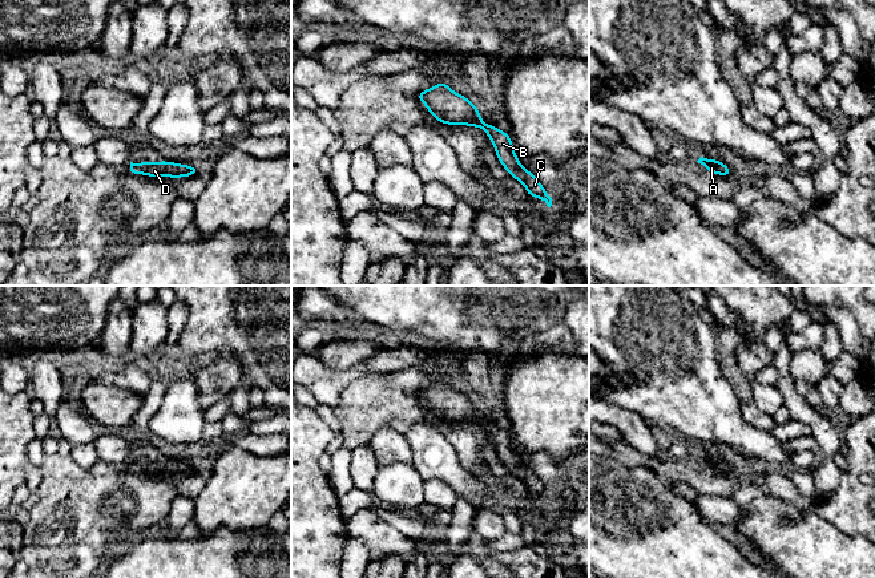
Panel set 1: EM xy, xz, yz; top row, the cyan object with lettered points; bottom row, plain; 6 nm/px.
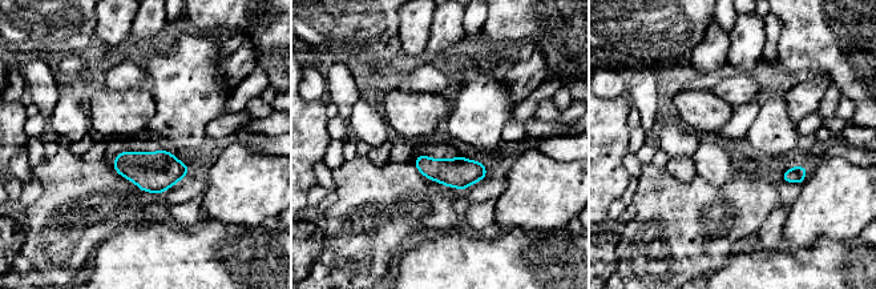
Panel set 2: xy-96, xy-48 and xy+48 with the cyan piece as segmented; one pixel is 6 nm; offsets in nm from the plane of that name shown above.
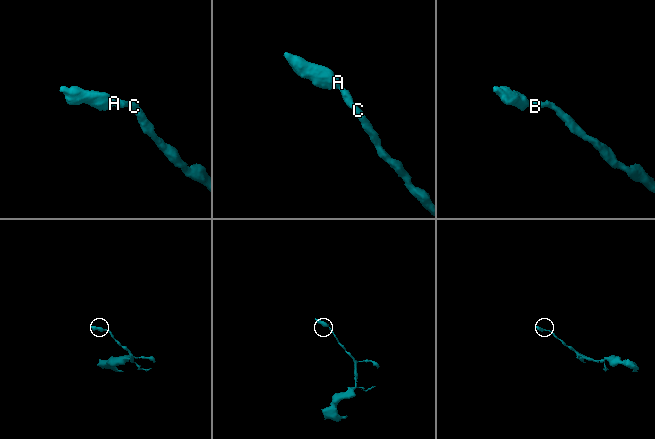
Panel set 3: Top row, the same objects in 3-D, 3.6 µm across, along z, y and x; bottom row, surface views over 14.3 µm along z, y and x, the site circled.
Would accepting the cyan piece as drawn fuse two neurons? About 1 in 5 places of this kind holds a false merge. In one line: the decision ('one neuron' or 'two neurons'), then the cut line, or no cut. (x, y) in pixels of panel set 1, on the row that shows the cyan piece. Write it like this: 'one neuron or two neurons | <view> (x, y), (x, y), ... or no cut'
one neuron | no cut

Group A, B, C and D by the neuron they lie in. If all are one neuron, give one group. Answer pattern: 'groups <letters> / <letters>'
groups A B C D

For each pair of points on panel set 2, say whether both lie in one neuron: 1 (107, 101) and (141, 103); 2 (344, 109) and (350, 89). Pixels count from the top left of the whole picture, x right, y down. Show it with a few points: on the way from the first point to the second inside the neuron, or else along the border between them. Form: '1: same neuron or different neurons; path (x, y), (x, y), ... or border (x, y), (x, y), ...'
1: same neuron; path (114, 103), (133, 103)
2: same neuron; path (344, 104), (344, 95)

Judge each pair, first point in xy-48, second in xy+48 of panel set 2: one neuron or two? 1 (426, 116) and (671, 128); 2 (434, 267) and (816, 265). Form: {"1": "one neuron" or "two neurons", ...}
{"1": "two neurons", "2": "one neuron"}

